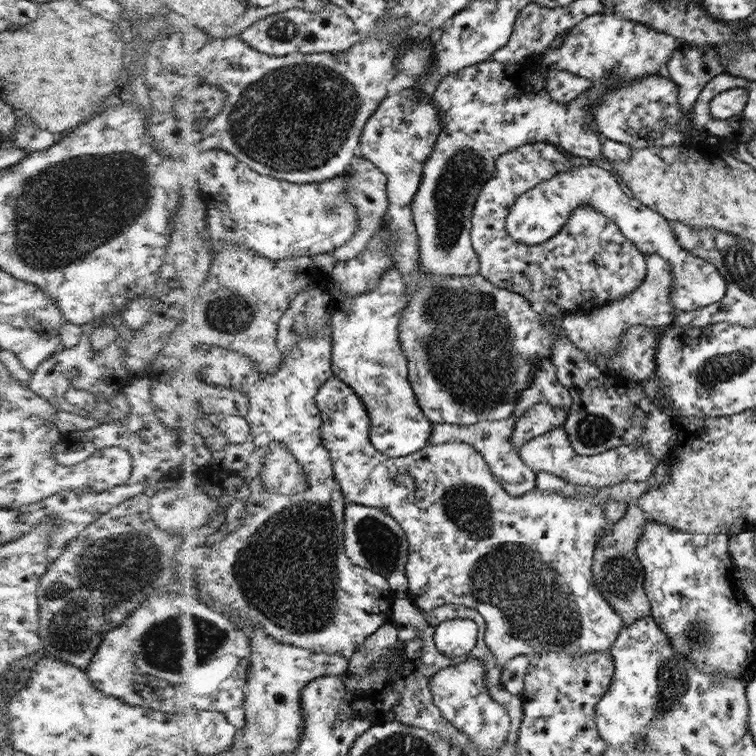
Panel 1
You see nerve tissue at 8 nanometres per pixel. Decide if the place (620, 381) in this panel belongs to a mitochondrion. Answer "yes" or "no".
no

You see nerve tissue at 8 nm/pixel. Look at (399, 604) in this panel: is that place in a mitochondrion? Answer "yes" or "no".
no

